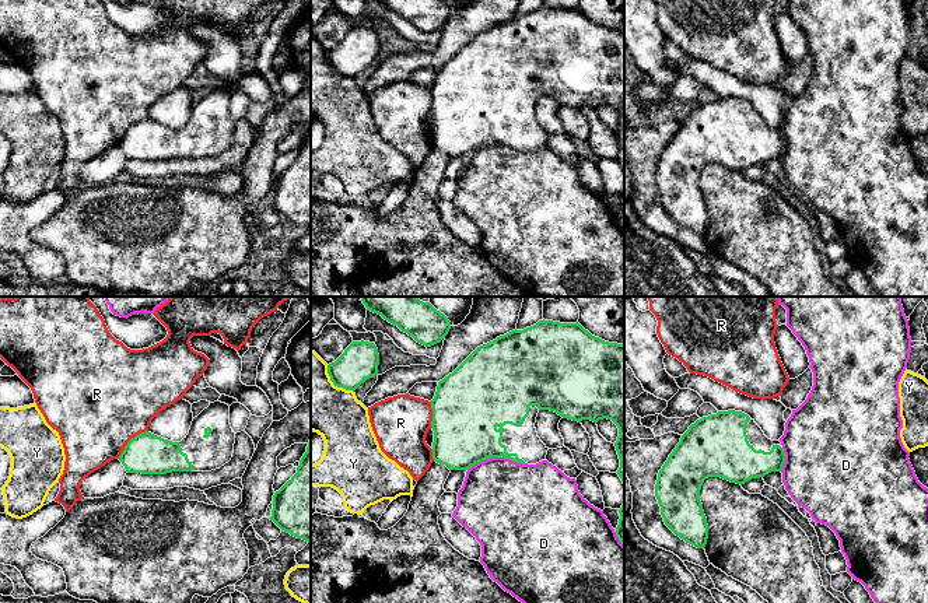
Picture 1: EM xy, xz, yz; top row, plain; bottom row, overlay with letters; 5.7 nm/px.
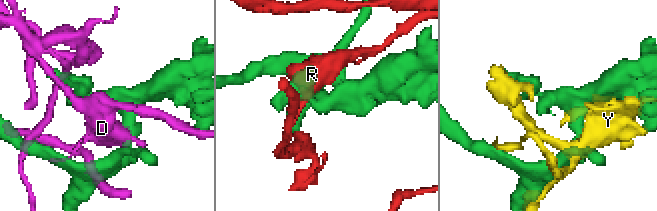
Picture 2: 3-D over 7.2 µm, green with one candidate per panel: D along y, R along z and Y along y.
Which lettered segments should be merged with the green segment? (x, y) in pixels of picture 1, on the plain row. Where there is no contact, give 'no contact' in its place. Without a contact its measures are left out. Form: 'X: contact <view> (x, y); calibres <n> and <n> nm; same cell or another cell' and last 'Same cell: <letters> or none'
D: contact xz (483, 146); calibres 380 and 460 nm; another cell
R: contact xy (129, 128); calibres 240 and 500 nm; another cell
Y: contact xz (335, 72); calibres 220 and 320 nm; another cell
Same cell: none

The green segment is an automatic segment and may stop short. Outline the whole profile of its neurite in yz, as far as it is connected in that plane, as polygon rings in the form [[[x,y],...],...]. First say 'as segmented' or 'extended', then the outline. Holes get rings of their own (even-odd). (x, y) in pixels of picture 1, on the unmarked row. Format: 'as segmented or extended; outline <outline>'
extended; outline [[[728,97],[697,106],[682,122],[658,159],[655,183],[665,211],[686,229],[704,235],[708,225],[707,204],[700,187],[704,166],[721,164],[742,172],[752,165],[781,158],[784,150],[785,140],[780,126],[768,126],[747,101]]]

